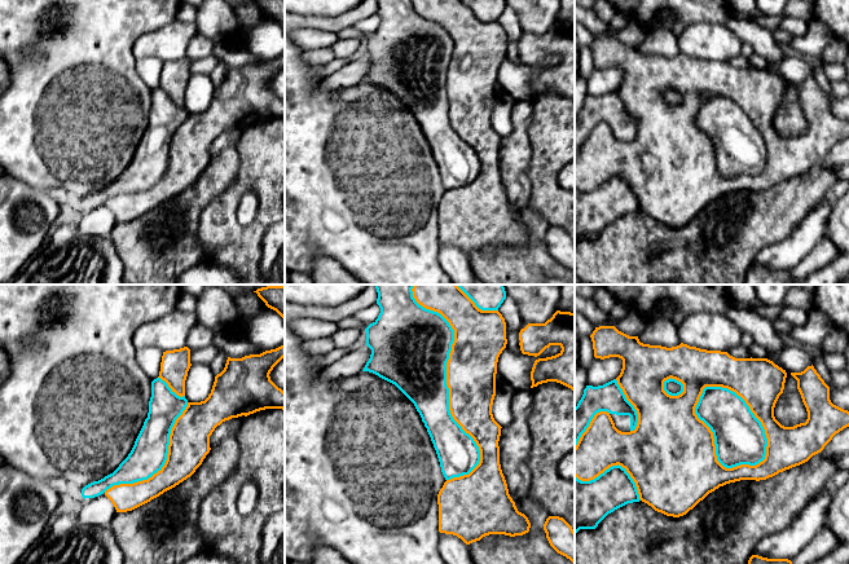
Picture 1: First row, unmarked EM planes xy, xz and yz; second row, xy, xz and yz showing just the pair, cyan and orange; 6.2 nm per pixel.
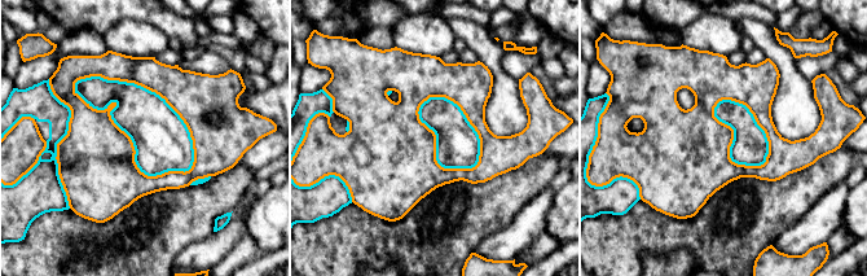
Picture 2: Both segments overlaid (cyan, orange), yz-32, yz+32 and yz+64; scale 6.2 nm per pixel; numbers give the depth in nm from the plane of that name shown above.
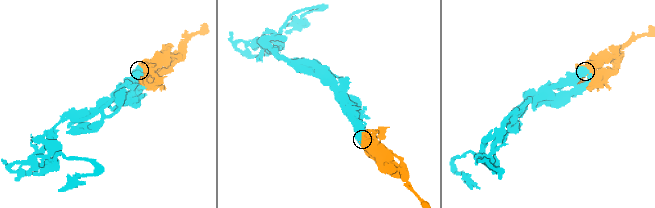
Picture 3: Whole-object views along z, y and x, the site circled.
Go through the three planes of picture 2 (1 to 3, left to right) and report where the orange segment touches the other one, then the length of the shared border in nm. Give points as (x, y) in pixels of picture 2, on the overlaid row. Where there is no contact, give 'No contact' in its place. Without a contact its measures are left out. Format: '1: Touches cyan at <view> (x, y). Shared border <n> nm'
1: Touches cyan at yz-32 (153, 92). Shared border 900 nm
2: Touches cyan at yz+32 (469, 123). Shared border 550 nm
3: Touches cyan at yz+64 (756, 123). Shared border 480 nm

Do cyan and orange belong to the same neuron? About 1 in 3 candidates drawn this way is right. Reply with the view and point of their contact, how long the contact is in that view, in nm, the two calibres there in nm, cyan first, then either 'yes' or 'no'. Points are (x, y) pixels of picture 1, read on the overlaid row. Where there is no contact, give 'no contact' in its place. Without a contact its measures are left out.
xz (445, 383) | 1250 nm | 400/320 nm | yes

